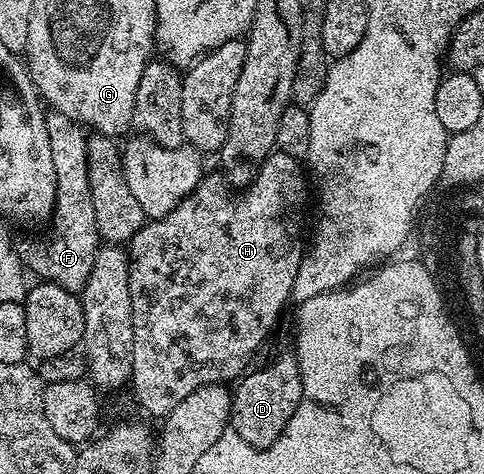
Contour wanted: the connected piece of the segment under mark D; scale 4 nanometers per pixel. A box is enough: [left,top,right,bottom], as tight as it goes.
[229,354,302,448]

